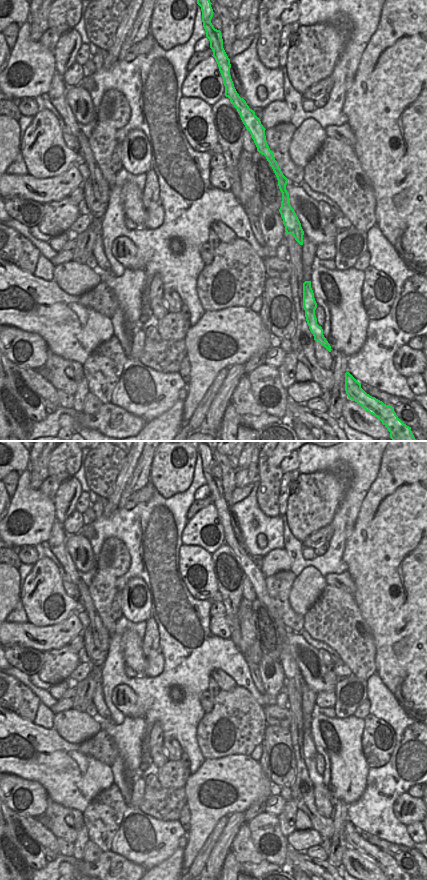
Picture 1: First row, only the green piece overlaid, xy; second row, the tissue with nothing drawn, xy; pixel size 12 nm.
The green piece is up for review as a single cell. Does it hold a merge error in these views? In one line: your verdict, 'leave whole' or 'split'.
leave whole

